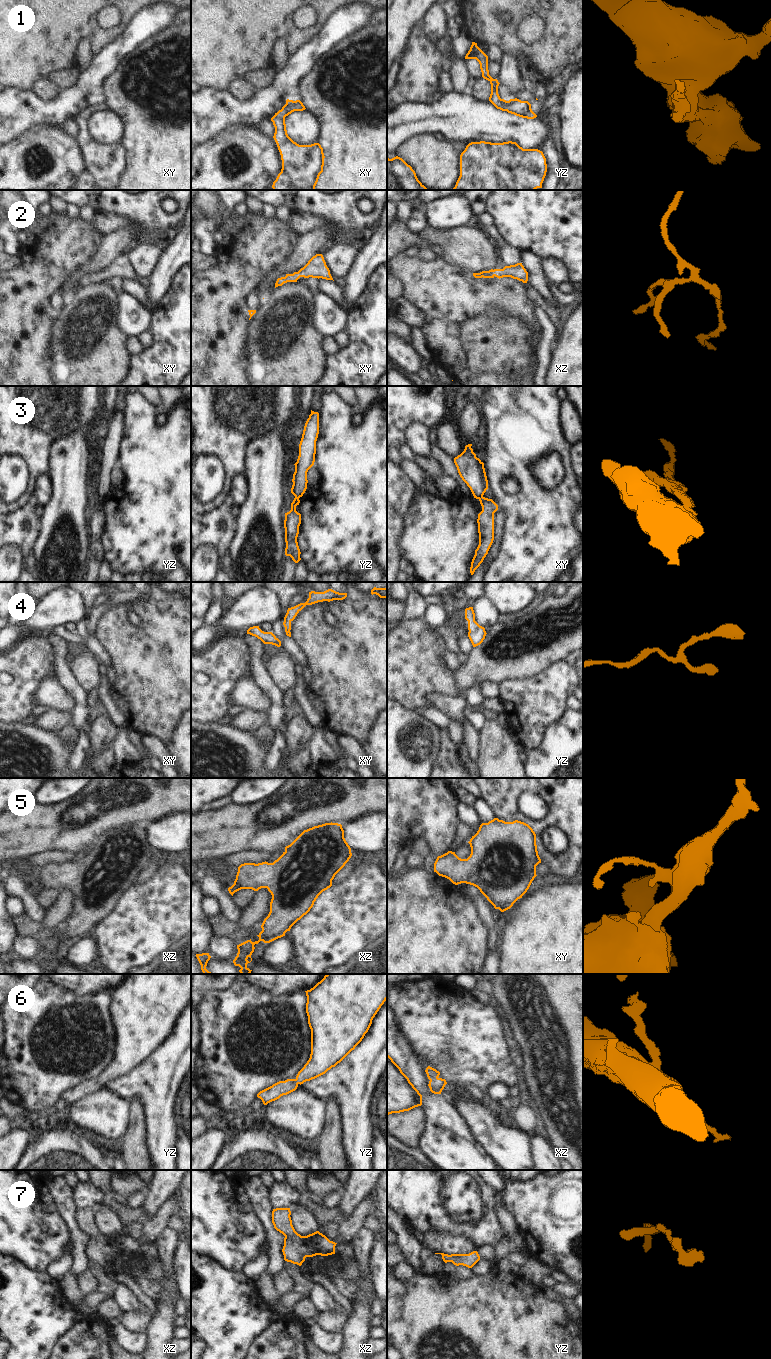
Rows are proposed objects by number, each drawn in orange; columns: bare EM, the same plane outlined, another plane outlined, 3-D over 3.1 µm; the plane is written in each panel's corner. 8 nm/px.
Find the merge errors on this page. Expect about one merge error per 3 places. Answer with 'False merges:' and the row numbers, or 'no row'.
False merges: 3

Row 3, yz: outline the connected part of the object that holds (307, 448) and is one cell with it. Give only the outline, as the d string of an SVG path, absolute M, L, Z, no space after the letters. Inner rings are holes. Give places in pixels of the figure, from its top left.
M311 410L299 444L299 456L293 474L291 493L295 498L303 496L307 489L307 472L314 465L316 441L319 434L319 413Z

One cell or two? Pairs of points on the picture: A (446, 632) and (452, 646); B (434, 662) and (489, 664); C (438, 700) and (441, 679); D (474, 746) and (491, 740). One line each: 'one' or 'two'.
A: one
B: two
C: two
D: two

